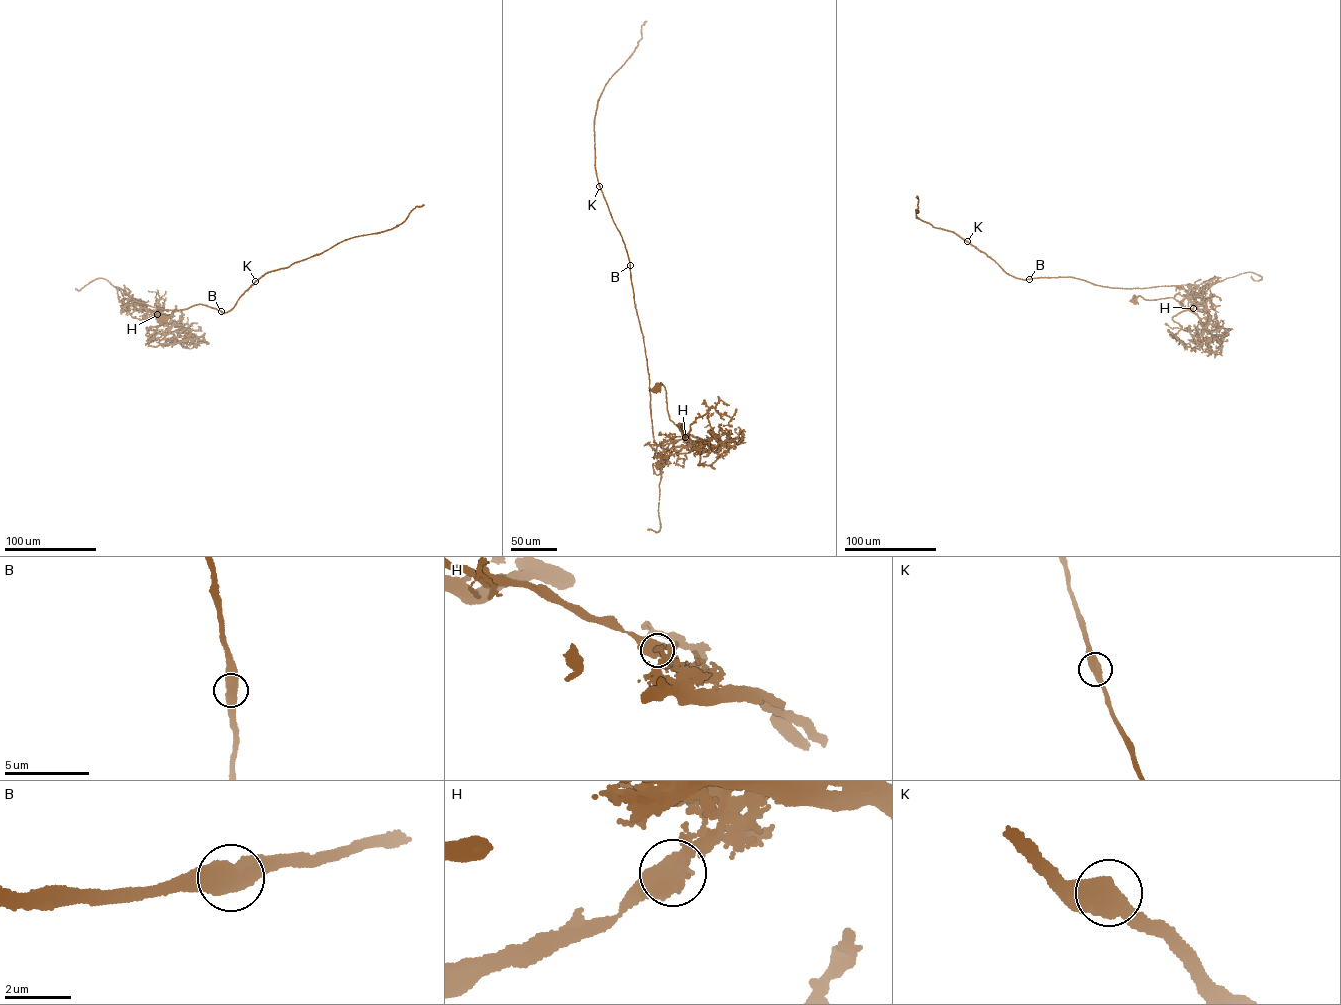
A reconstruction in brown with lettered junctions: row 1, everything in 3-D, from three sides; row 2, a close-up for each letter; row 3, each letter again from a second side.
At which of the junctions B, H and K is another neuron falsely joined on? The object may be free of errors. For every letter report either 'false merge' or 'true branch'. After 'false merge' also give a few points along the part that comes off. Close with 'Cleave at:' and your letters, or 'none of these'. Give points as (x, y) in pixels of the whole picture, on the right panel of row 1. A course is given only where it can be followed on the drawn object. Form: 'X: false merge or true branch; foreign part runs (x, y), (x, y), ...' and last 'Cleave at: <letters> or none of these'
B: true branch
H: false merge; foreign part runs (1193, 308), (1192, 288), (1186, 285), (1129, 289), (1070, 277), (1016, 278), (954, 233), (916, 218), (918, 196)
K: true branch
Cleave at: H

